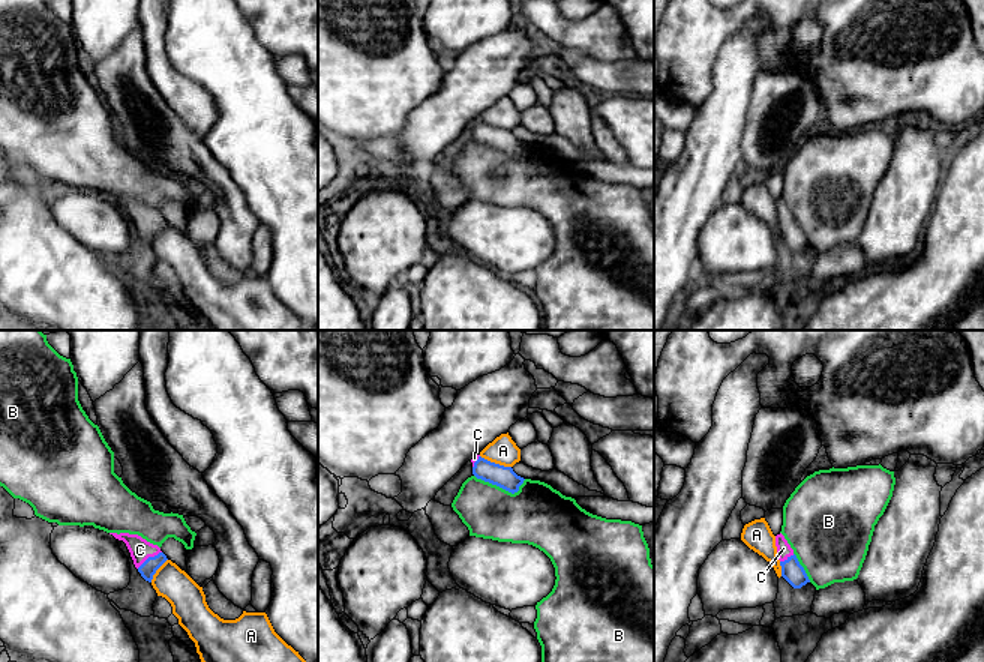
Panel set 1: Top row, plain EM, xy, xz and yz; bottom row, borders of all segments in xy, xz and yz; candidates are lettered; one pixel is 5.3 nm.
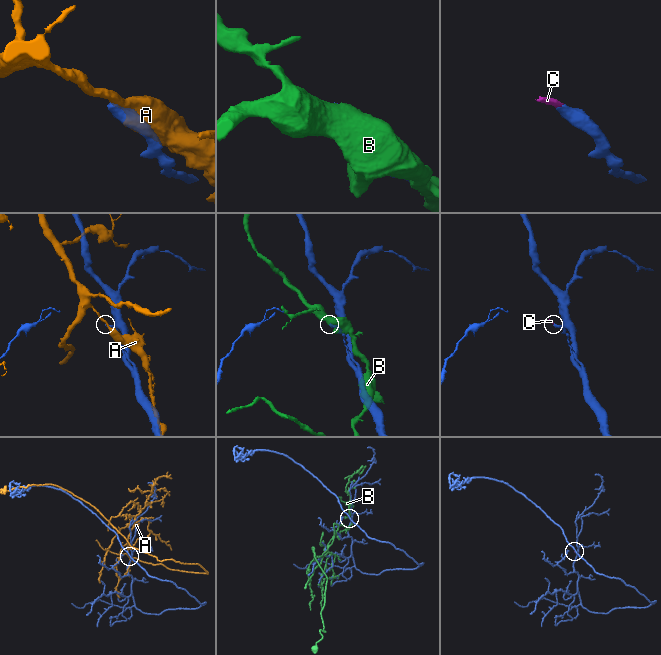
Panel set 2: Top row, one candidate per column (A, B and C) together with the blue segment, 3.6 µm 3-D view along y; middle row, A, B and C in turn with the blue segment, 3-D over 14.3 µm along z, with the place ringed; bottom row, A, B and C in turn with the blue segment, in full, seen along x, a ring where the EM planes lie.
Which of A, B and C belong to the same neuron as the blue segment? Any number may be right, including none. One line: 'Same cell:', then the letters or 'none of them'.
Same cell: C

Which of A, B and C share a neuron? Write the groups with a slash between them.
A / B / C

